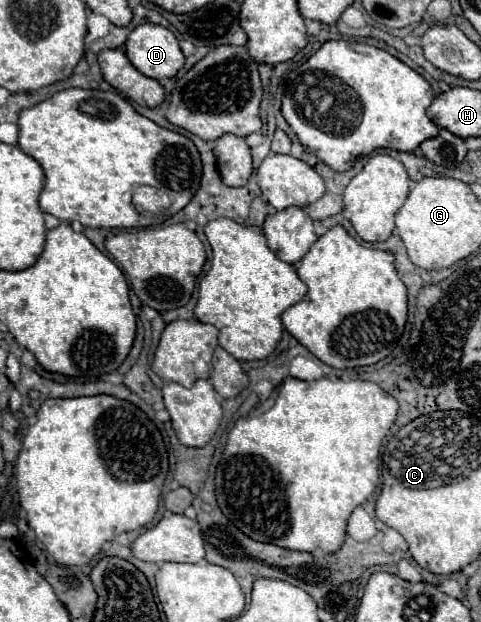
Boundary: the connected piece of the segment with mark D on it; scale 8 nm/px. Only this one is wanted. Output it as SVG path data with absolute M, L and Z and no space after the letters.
M151 22L139 24L127 36L125 52L131 64L141 74L155 78L155 80L175 76L185 62L185 56L179 48L179 40L175 38L175 34Z

